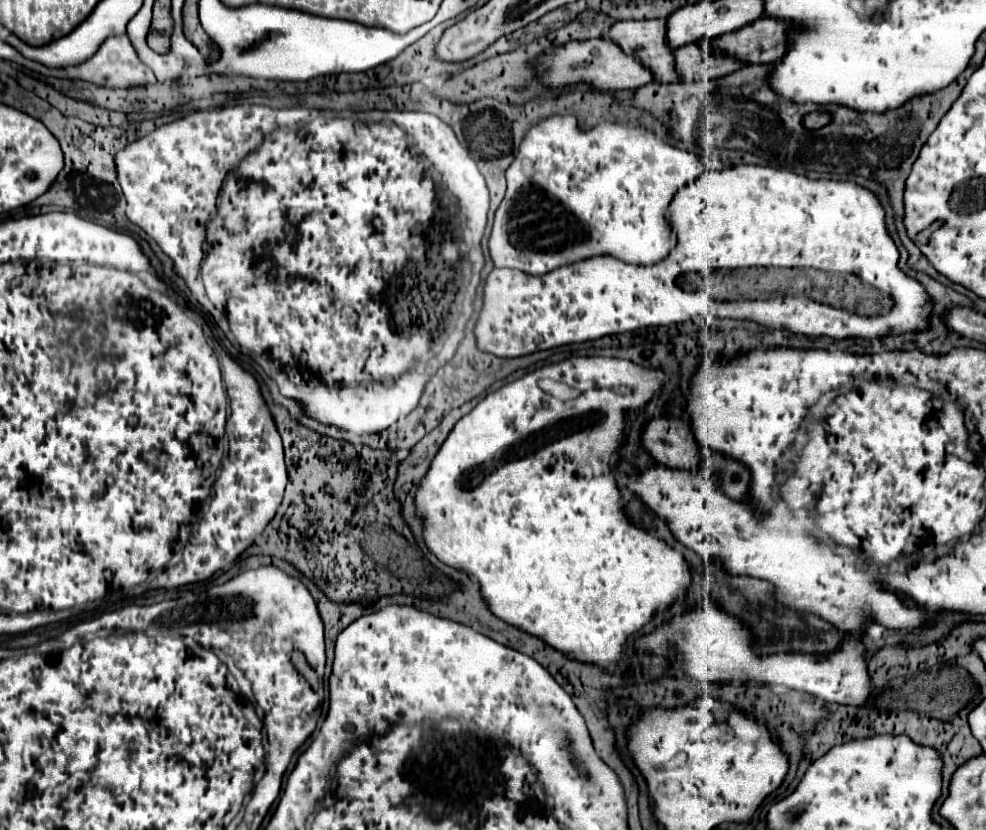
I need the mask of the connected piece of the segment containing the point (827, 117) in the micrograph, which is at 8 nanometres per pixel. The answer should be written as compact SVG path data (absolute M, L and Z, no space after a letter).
M811 112L811 114L807 114L805 120L803 120L805 128L809 128L809 130L827 126L829 122L831 122L831 114L829 114L829 112Z

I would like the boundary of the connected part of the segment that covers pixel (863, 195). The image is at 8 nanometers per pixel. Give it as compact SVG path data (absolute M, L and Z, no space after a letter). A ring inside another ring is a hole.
M741 164L725 170L705 172L697 182L681 188L671 202L669 216L677 232L679 244L675 252L655 264L655 268L635 268L633 264L623 264L613 256L595 256L591 260L581 260L579 264L569 264L567 268L557 268L547 276L527 276L525 272L511 268L495 268L485 284L483 310L479 314L475 336L479 348L491 352L499 358L515 358L533 354L539 350L549 350L563 344L597 340L611 334L623 334L647 326L669 326L681 324L695 316L713 314L715 318L751 320L763 328L787 330L805 336L827 336L833 340L863 338L879 340L885 336L905 336L919 334L929 328L929 316L933 312L933 300L921 282L909 278L899 268L899 250L891 240L885 226L885 208L877 194L871 190L849 182L849 180L813 180L803 174L795 174L785 168ZM741 266L804 267L813 266L821 270L843 270L847 274L861 276L867 284L881 288L889 294L897 306L889 314L879 318L853 316L843 310L829 308L827 304L817 304L809 298L775 298L775 300L749 300L749 302L715 302L705 292L691 292L681 286L681 278L689 272L699 272L711 276L715 268L741 268Z

